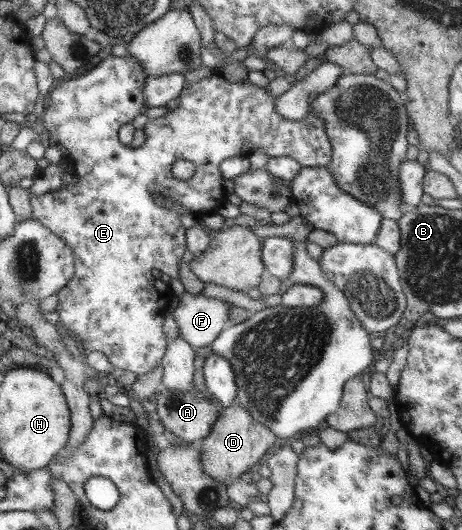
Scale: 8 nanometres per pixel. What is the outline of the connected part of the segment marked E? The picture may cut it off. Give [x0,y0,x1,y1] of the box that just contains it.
[30,56,332,375]

